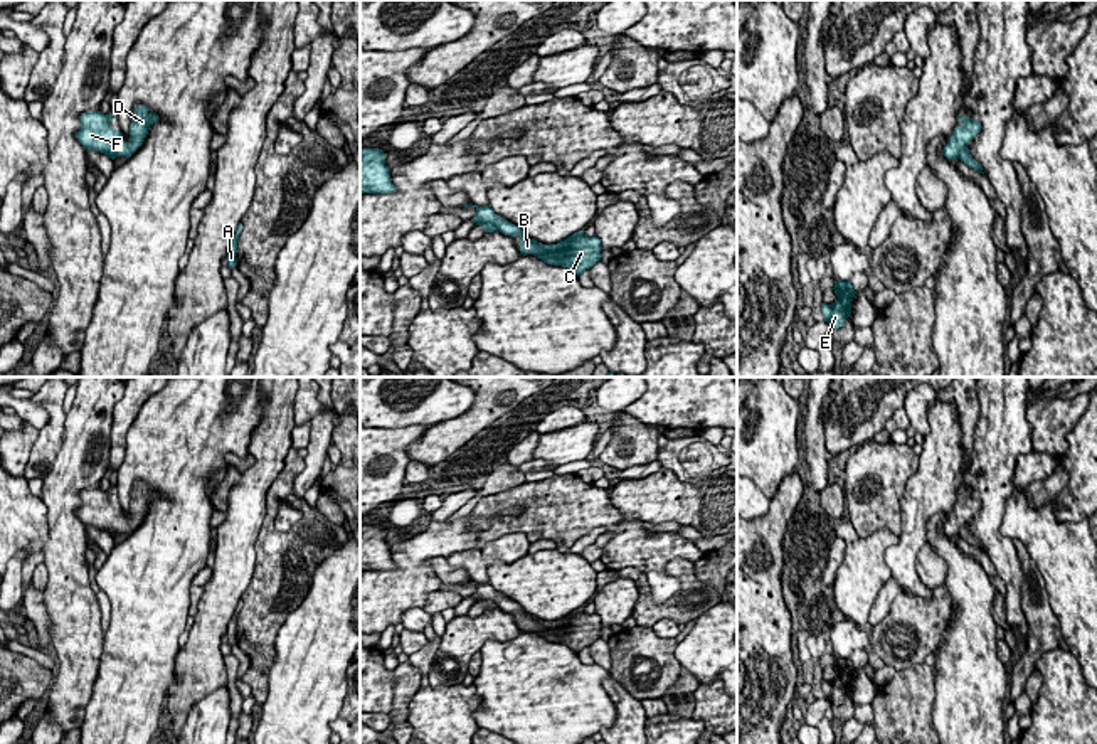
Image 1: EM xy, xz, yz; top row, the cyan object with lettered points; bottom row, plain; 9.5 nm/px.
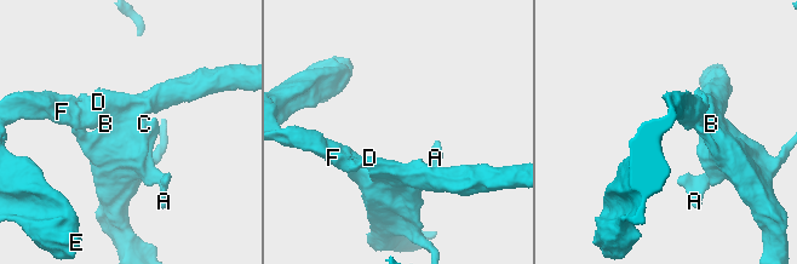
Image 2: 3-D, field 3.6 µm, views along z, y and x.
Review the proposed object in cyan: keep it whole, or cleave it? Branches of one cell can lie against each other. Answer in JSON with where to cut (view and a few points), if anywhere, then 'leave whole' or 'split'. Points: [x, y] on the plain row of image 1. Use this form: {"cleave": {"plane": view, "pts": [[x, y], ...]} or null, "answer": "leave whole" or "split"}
{"cleave": {"plane": "xz", "pts": [[535, 620], [542, 627], [537, 633]]}, "answer": "split"}

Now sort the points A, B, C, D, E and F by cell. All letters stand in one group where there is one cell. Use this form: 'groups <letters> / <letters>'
groups A C / B D E F

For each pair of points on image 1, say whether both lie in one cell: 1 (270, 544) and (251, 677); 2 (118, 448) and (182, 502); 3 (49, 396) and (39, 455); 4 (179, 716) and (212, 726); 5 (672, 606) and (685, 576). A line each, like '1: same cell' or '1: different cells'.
1: same cell
2: different cells
3: same cell
4: different cells
5: same cell

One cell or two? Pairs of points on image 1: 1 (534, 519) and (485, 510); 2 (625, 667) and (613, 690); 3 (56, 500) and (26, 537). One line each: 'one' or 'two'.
1: one
2: two
3: two

